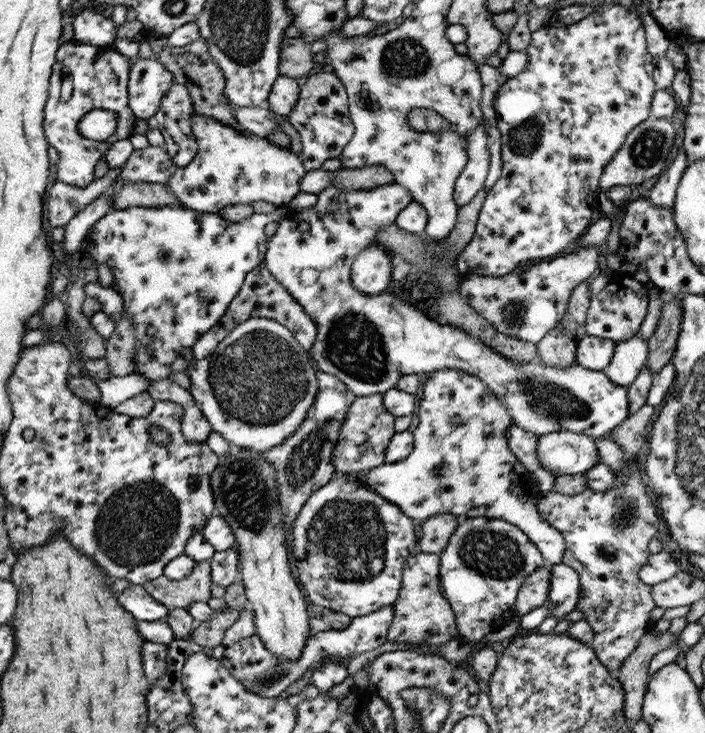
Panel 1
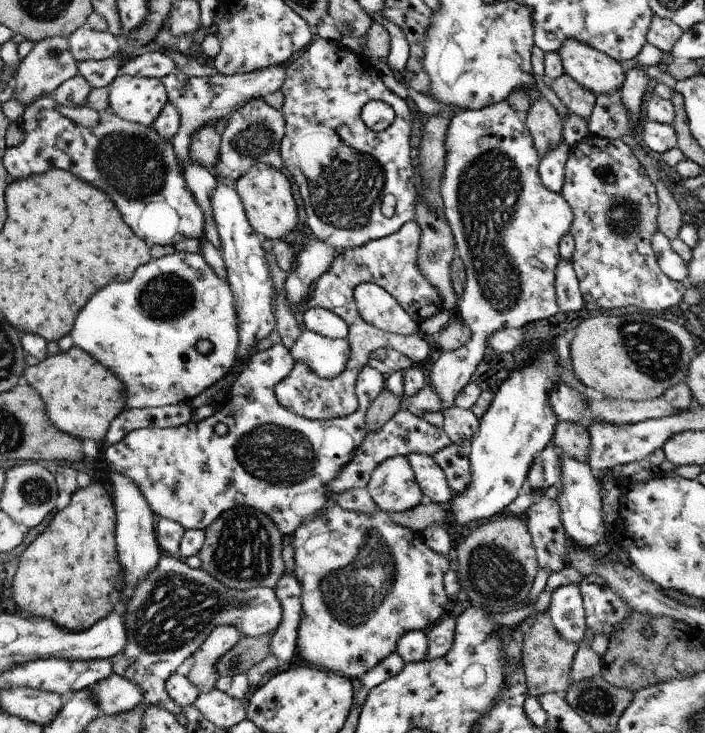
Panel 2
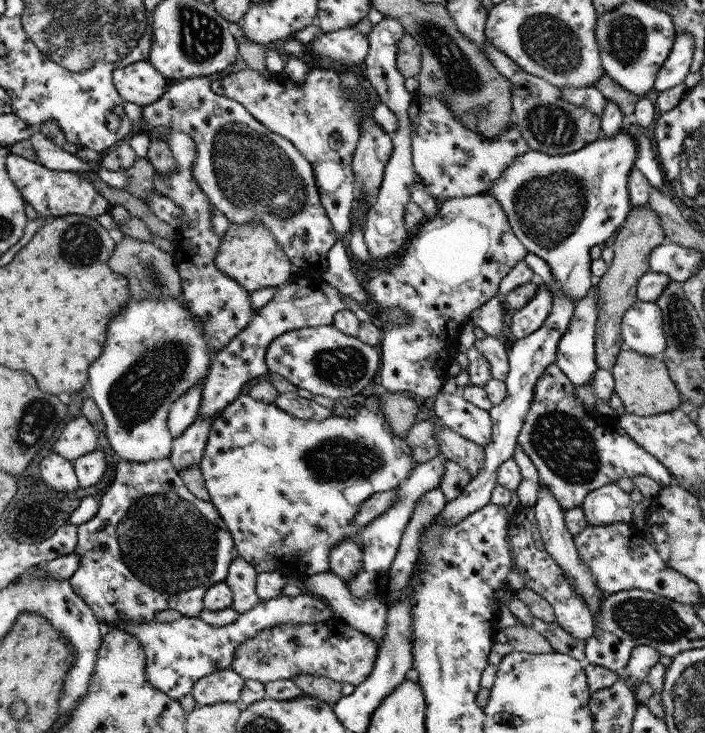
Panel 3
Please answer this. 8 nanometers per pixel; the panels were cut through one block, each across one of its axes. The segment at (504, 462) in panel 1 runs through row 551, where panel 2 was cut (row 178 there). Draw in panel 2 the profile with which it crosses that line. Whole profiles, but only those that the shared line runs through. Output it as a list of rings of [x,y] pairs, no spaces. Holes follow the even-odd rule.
[[[564,140],[554,148],[542,162],[539,163],[538,174],[540,182],[550,190],[550,192],[560,193],[565,178],[565,162],[569,156],[570,148],[564,144]]]

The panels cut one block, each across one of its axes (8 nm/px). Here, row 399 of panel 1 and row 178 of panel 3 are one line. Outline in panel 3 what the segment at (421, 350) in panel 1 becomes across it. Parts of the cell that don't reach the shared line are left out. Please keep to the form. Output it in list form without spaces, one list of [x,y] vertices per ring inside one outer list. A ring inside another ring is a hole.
[[[625,128],[612,139],[601,136],[581,150],[568,155],[546,155],[529,150],[518,156],[486,192],[500,204],[514,235],[526,251],[540,256],[548,264],[561,291],[575,301],[575,306],[587,296],[593,286],[591,249],[606,242],[614,232],[619,231],[633,208],[627,193],[627,178],[635,167],[636,156],[635,141]]]

